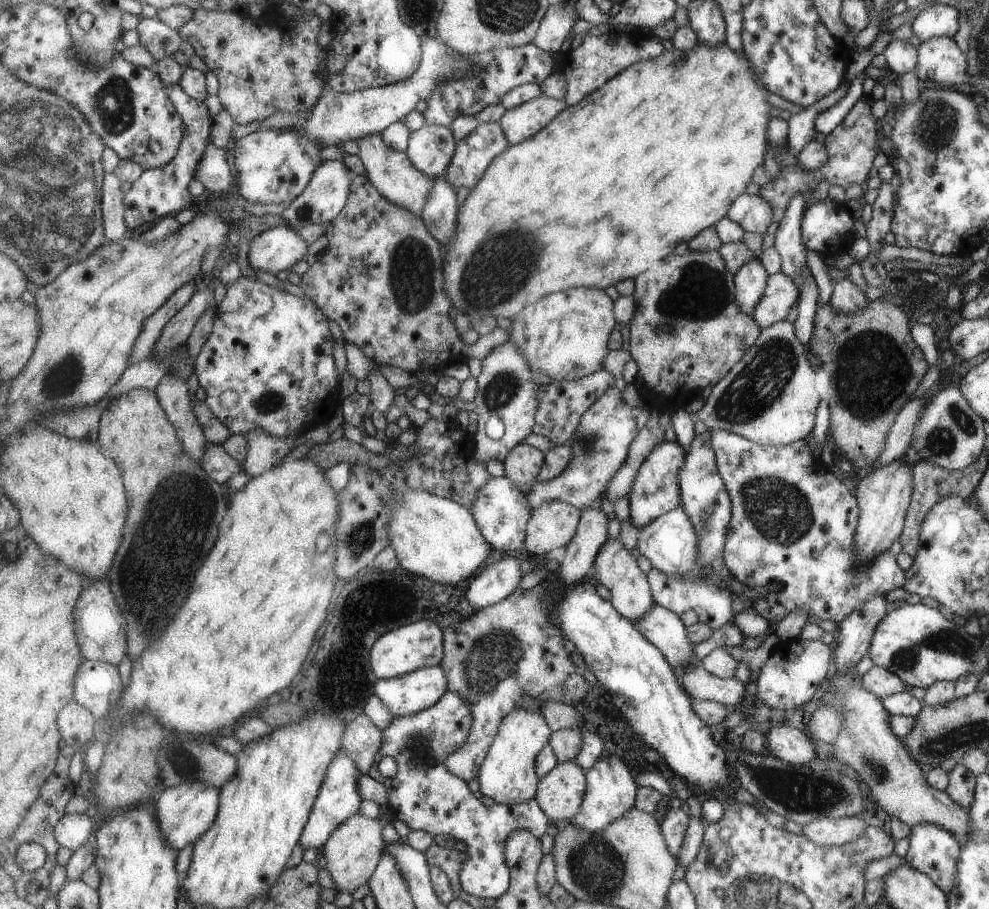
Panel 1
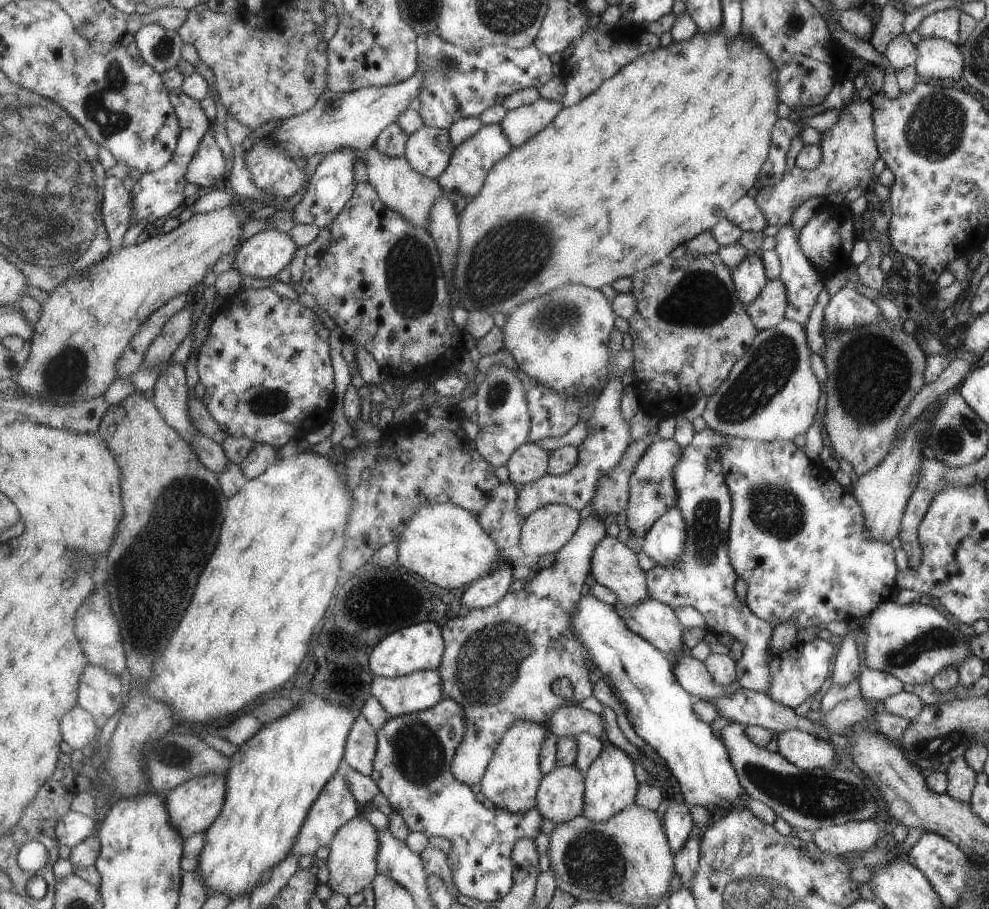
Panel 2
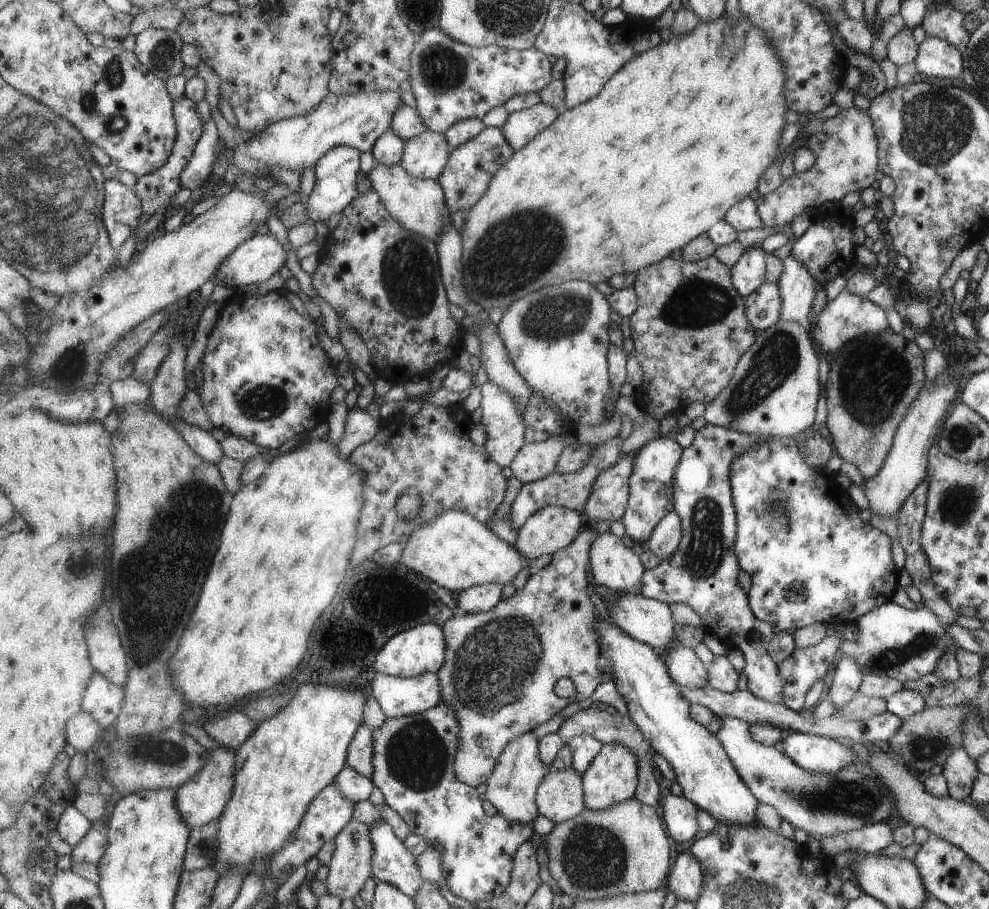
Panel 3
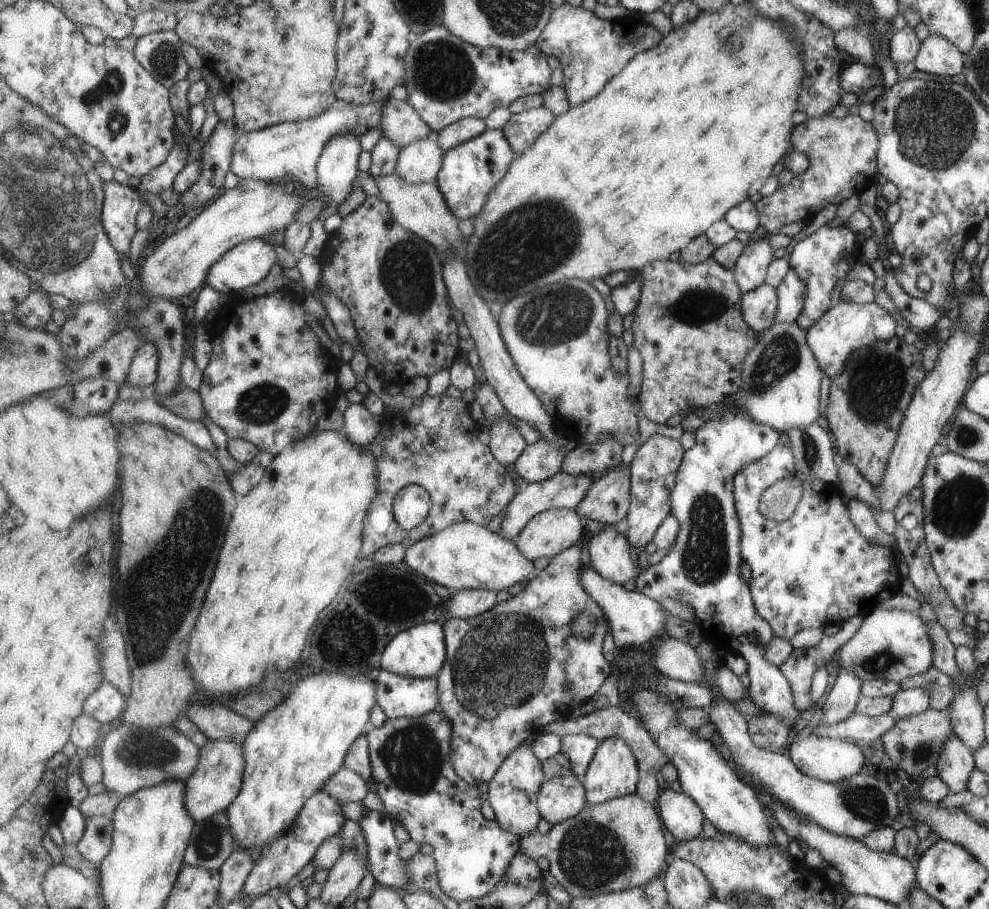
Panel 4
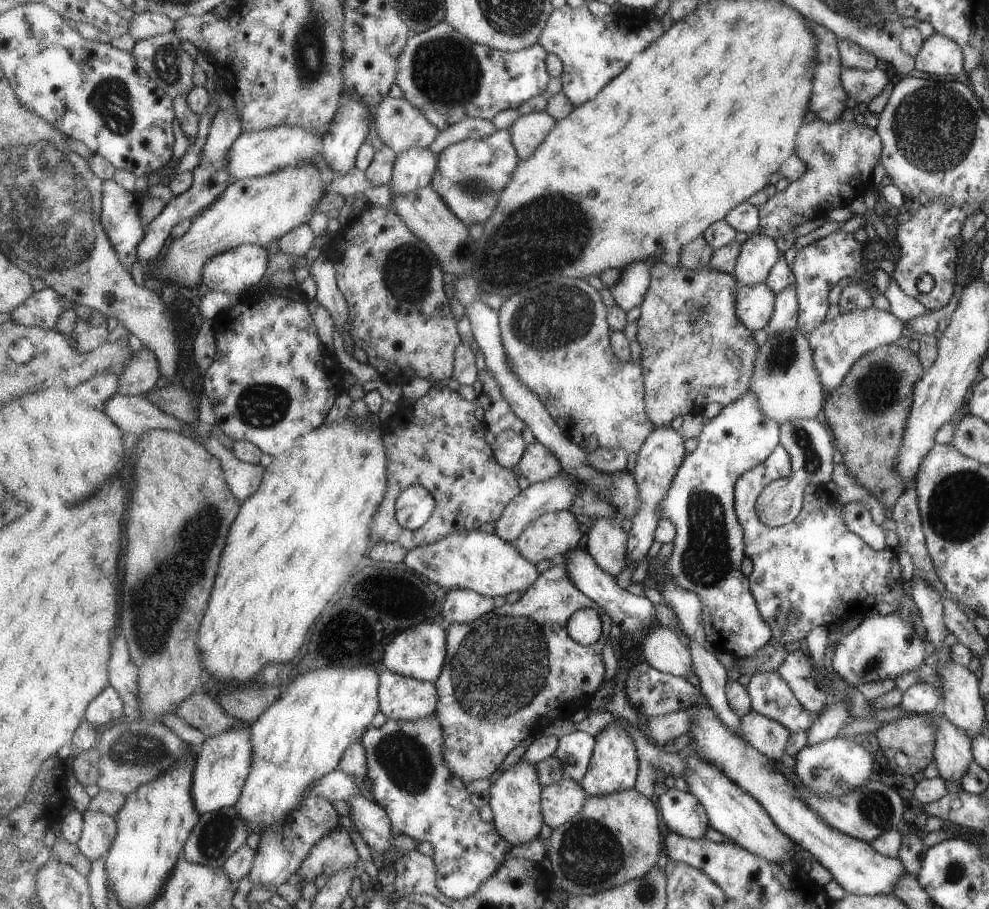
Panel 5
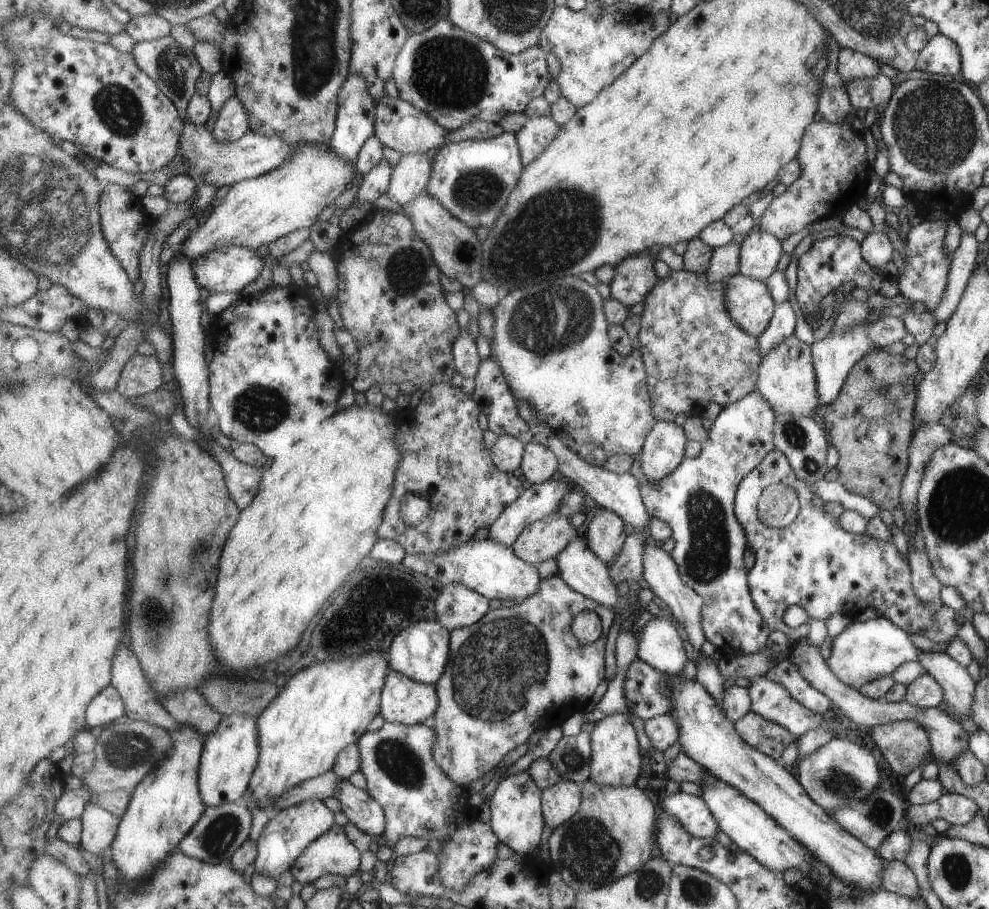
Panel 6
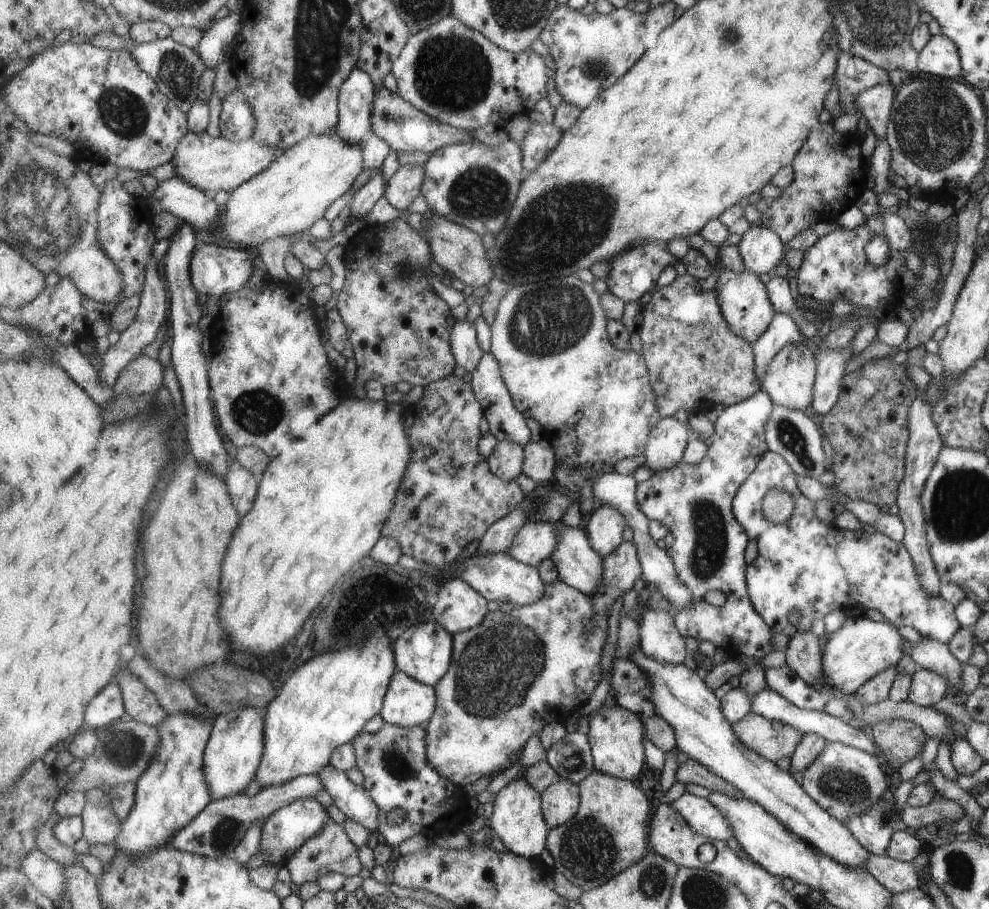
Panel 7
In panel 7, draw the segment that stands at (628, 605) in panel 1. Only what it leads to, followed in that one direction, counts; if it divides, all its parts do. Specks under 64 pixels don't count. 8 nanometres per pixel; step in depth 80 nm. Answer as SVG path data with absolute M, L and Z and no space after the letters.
M609 503L598 504L586 530L594 549L603 557L613 554L623 542L623 530L627 528L625 516Z

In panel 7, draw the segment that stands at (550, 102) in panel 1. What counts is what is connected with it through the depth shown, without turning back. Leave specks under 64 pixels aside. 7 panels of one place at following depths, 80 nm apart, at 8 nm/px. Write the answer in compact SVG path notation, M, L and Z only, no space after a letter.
M532 121L531 128L522 144L523 166L526 173L533 172L550 156L562 141L564 132L554 123Z

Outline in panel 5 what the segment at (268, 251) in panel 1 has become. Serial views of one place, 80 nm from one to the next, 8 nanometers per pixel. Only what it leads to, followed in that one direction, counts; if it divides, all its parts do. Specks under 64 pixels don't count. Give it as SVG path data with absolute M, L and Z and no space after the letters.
M245 243L211 258L202 270L202 283L211 291L236 295L259 284L269 266L265 247Z

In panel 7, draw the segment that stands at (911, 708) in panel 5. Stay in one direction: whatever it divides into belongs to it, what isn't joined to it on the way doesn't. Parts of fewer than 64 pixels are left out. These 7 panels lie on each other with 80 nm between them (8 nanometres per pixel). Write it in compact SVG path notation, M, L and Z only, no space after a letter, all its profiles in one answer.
M916 668L910 677L907 700L922 707L931 707L943 698L948 687L948 682L942 676L927 669Z

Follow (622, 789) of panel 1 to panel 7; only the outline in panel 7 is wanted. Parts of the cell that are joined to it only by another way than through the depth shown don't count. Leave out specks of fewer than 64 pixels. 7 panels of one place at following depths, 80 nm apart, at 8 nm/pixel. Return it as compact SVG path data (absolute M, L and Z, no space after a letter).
M621 705L603 707L589 719L589 733L592 751L594 754L595 768L617 778L633 781L637 776L642 776L645 770L645 720L632 710Z

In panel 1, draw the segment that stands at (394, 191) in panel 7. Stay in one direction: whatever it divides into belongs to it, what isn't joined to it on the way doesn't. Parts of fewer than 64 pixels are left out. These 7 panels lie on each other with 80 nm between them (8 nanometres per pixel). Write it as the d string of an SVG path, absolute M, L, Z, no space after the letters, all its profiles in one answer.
M425 124L411 133L406 153L420 171L437 179L449 168L457 145L451 127Z

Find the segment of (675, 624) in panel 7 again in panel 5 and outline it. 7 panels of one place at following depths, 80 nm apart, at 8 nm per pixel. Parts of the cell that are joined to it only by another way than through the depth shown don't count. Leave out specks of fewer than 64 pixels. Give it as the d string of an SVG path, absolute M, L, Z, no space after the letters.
M657 623L642 642L645 660L654 669L678 677L695 673L692 650L679 637L671 627Z

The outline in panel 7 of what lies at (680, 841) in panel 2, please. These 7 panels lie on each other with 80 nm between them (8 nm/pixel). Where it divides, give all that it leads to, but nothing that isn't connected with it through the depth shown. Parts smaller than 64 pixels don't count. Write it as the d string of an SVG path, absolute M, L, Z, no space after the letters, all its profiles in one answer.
M684 792L671 804L685 817L690 827L706 840L725 841L734 836L730 820L709 797Z

